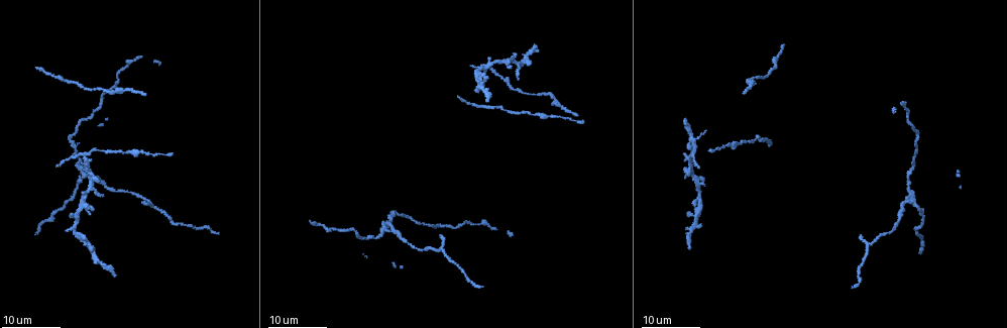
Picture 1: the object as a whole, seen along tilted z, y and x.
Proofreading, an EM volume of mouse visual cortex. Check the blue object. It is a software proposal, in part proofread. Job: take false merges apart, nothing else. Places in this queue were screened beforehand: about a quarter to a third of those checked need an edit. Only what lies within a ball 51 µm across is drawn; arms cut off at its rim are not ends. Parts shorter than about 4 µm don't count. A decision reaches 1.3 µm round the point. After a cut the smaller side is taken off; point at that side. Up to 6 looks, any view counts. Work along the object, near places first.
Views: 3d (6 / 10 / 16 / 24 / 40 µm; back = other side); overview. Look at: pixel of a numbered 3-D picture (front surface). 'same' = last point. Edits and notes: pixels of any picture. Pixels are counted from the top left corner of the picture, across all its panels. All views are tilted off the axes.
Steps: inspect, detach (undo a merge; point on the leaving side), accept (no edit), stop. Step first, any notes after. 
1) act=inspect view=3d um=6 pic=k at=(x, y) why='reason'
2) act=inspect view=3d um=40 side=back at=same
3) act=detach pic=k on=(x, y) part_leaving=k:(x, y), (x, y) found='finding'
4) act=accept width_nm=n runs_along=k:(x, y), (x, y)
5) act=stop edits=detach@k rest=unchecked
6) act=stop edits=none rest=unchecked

act=inspect view=3d um=24 pic=1 at=(694, 222) why='two arms in line, one across'

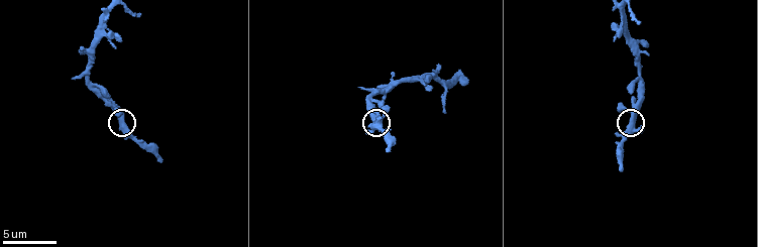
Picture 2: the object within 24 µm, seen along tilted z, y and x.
act=inspect view=3d um=10 pic=2 at=(630, 124)

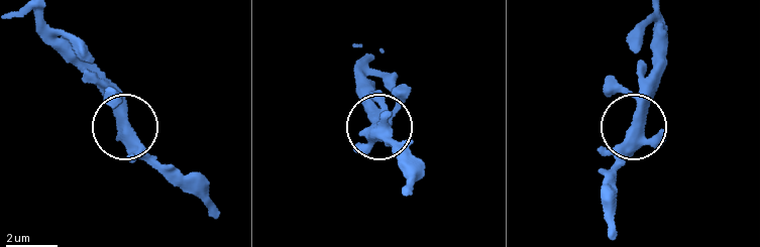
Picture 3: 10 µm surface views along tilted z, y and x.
act=accept width_nm=380 found='continuous, no second neuron'

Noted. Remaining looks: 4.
act=inspect view=3d um=24 pic=1 at=(913, 200)

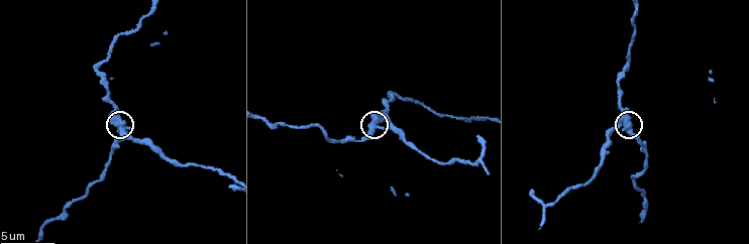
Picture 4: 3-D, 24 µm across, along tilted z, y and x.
act=inspect view=3d um=10 pic=4 at=(371, 125)

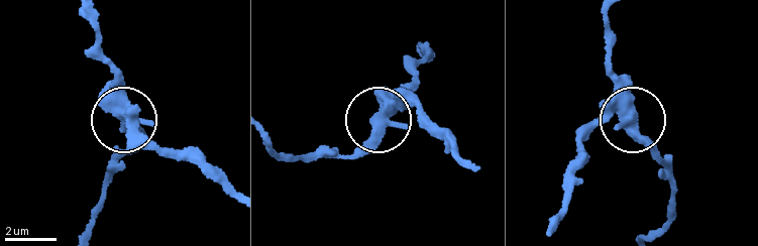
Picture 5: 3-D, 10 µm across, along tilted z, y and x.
act=detach pic=5 on=(147, 125) width_nm=470 part_leaving=5:(119, 96), (93, 13) found='two neurons meet here'

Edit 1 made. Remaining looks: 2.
act=stop edits=detach@5 rest=unchecked

